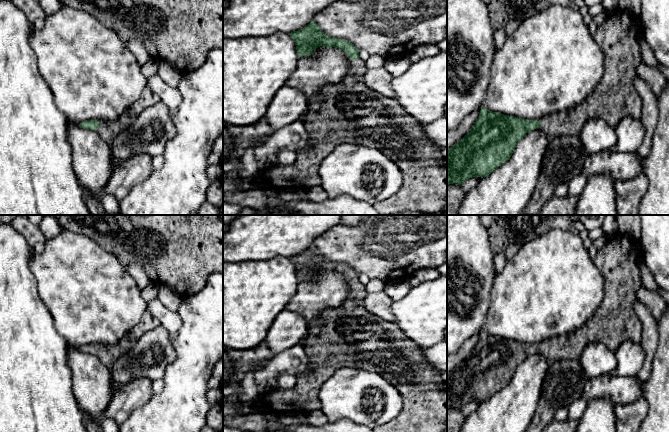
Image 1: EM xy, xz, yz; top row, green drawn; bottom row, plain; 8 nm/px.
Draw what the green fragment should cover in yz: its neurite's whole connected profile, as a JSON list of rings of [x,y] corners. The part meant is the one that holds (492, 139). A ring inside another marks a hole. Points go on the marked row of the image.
[[[620,8],[608,14],[598,26],[593,38],[604,55],[604,74],[593,92],[577,106],[545,116],[540,121],[508,116],[483,107],[470,132],[447,150],[447,185],[461,185],[472,177],[488,176],[508,161],[517,143],[536,128],[542,127],[551,138],[579,136],[583,124],[590,118],[601,118],[612,127],[616,126],[623,116],[640,119],[642,99],[635,88],[637,67],[642,61],[640,27],[639,17]]]

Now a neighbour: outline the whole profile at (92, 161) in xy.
[[[78,124],[68,125],[68,143],[80,186],[85,194],[101,198],[114,169],[109,143],[103,141],[96,130],[84,129]]]

